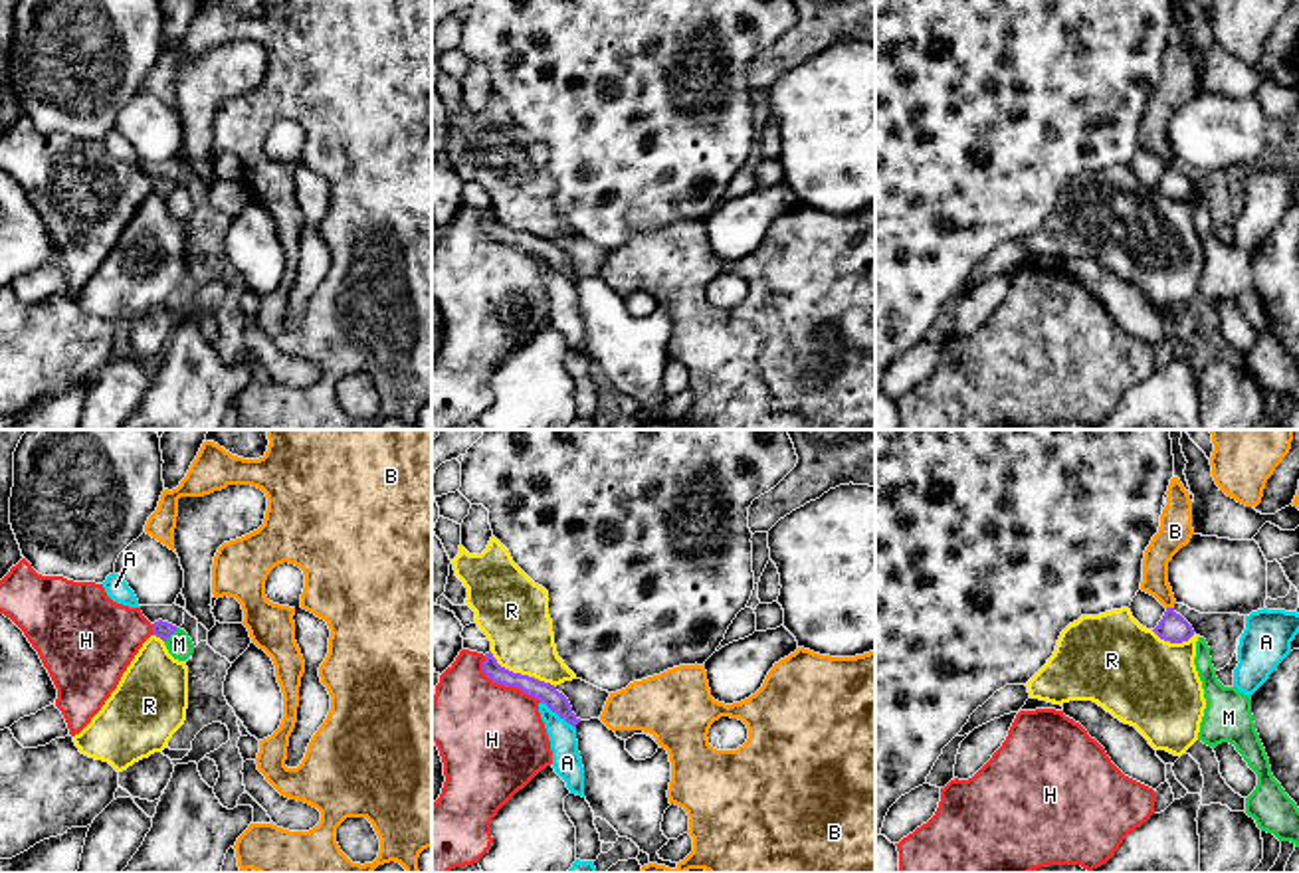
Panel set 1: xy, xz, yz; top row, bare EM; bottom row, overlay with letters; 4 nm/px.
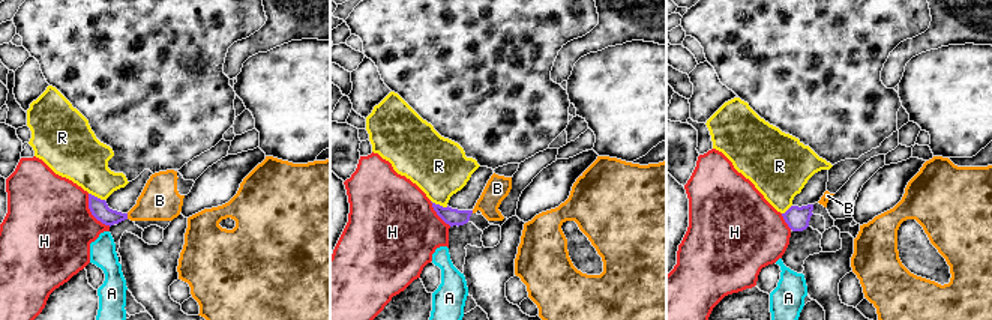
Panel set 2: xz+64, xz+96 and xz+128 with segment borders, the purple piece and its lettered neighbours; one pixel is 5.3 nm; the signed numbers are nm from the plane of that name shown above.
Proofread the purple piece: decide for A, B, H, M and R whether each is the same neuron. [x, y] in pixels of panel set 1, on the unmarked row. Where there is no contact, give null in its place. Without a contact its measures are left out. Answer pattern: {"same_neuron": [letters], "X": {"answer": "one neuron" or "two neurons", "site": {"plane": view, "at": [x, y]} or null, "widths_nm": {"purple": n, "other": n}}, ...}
{"same_neuron": [], "A": {"answer": "two neurons", "site": {"plane": "xz", "at": [559, 272]}, "widths_nm": {"purple": 90, "other": 120}}, "B": {"answer": "two neurons", "site": {"plane": "yz", "at": [1171, 165]}, "widths_nm": {"purple": 120, "other": 110}}, "H": {"answer": "two neurons", "site": {"plane": "xz", "at": [505, 242]}, "widths_nm": {"purple": 90, "other": 440}}, "M": {"answer": "two neurons", "site": {"plane": "xy", "at": [171, 191]}, "widths_nm": {"purple": 70, "other": 100}}, "R": {"answer": "two neurons", "site": {"plane": "xz", "at": [519, 230]}, "widths_nm": {"purple": 90, "other": 280}}}

